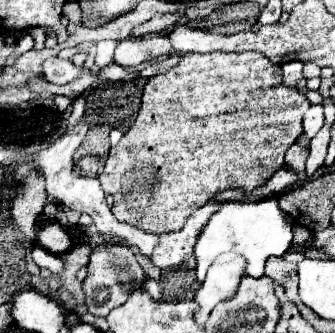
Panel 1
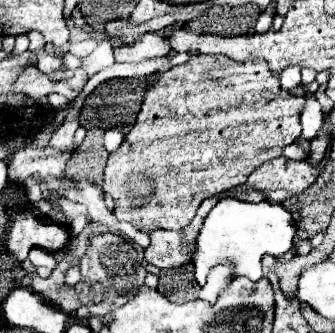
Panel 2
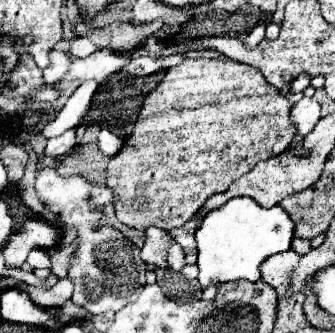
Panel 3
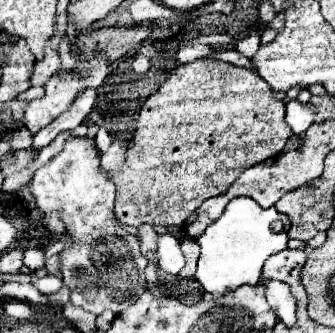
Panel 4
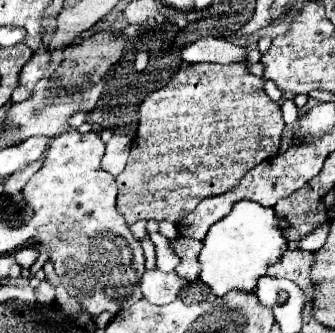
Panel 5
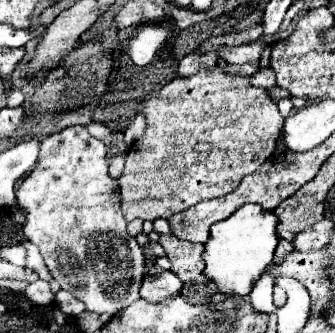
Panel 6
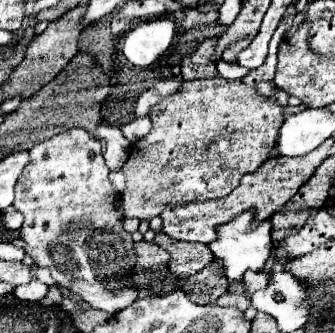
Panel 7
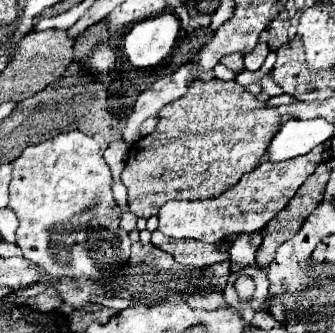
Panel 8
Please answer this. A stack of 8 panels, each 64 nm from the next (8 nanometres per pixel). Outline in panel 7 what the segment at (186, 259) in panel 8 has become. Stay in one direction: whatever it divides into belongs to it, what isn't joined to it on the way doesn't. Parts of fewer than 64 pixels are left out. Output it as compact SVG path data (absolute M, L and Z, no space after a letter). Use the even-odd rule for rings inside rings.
M158 232L154 242L170 254L170 270L180 276L192 276L200 272L206 264L212 262L212 252L208 252L206 244L196 242L178 242L170 236Z

